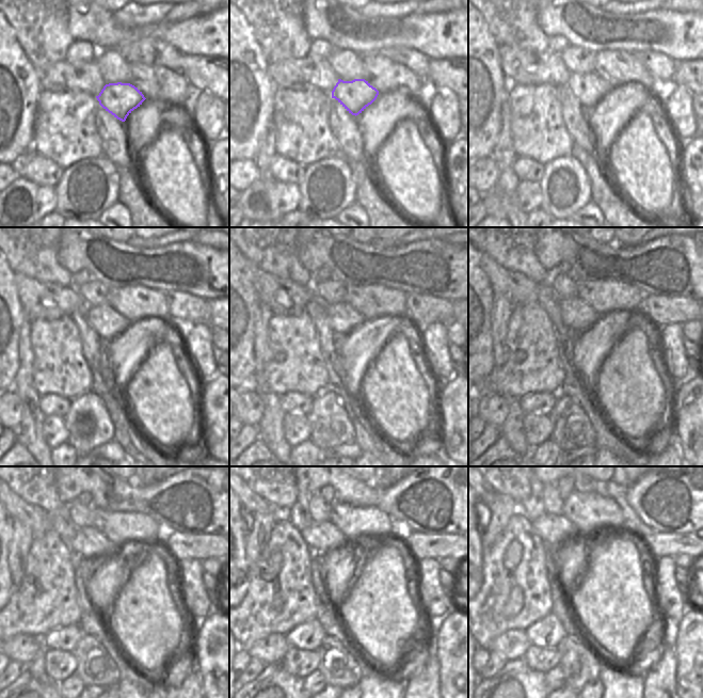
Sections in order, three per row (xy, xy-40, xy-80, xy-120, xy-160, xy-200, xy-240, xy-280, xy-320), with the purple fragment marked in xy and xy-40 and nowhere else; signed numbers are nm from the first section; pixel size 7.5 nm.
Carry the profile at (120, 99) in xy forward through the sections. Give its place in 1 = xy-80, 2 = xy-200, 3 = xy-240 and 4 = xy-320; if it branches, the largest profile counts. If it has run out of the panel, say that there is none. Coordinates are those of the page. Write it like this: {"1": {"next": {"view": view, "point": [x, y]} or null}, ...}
{"1": {"next": {"view": "xy-80", "point": [589, 89]}}, "2": {"next": {"view": "xy-200", "point": [577, 316]}}, "3": {"next": {"view": "xy-240", "point": [90, 543]}}, "4": {"next": {"view": "xy-320", "point": [556, 530]}}}

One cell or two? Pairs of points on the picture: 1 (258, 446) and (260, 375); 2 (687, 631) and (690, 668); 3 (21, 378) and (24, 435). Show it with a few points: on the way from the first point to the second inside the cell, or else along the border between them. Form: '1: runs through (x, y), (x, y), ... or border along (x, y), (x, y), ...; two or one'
1: border along (259, 437), (274, 455); two
2: runs through (690, 640), (690, 659); one
3: runs through (26, 392), (28, 422); one

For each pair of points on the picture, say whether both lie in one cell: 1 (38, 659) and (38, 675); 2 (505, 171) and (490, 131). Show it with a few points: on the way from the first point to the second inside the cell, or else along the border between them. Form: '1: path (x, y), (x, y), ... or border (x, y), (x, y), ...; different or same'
1: path (38, 663), (38, 670); same
2: border (500, 120), (500, 132), (491, 155); different

